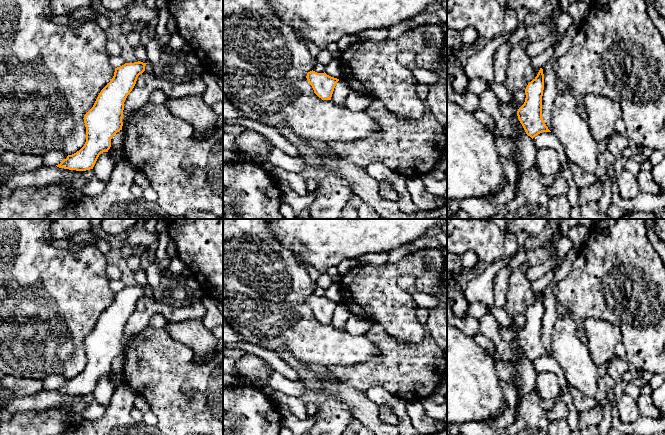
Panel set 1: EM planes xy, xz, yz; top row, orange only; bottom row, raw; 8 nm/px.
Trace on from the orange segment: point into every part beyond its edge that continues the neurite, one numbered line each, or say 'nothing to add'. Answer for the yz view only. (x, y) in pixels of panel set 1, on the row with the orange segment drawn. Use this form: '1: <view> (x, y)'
nothing to add

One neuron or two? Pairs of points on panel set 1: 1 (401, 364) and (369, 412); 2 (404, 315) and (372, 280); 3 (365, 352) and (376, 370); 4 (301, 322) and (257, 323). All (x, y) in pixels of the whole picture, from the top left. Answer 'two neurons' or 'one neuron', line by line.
1: two neurons
2: one neuron
3: two neurons
4: one neuron

